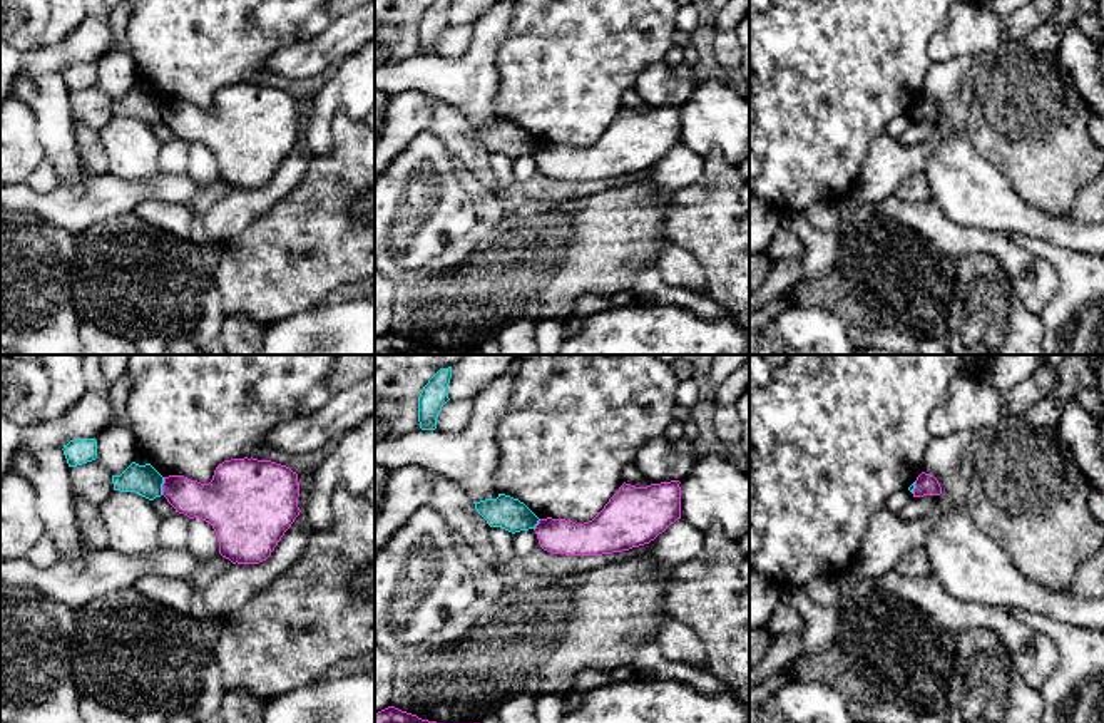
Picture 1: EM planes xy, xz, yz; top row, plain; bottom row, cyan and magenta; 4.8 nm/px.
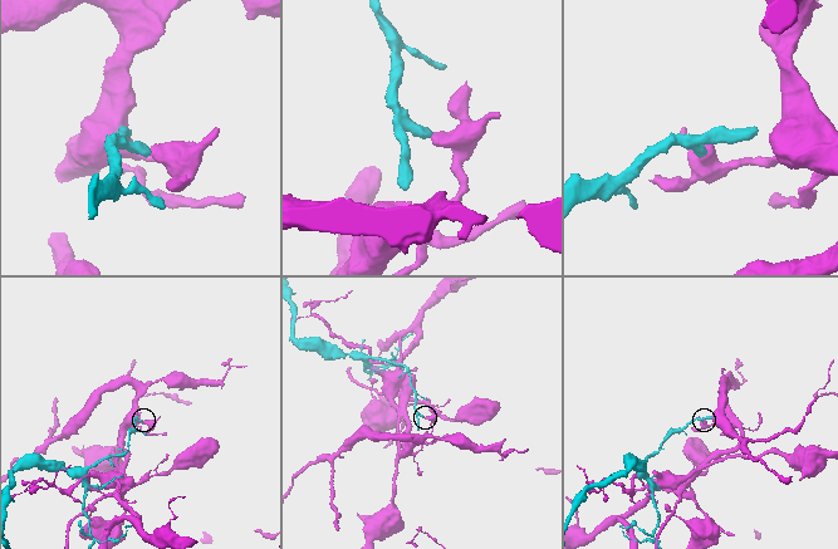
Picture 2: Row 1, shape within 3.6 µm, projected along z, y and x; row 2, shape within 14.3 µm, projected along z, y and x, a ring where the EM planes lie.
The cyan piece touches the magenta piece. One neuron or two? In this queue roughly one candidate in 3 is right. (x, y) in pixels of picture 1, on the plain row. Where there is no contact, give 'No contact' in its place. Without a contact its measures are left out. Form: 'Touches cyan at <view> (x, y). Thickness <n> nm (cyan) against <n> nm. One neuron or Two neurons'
Touches cyan at xy (161, 111). Thickness 150 nm (cyan) against 180 nm. Two neurons

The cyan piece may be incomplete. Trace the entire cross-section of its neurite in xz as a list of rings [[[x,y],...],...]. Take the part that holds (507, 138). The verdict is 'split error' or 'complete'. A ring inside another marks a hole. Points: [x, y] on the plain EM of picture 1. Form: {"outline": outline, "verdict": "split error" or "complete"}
{"outline": [[[505,119],[473,129],[490,152],[502,152],[512,159],[535,154],[540,146],[524,127]]], "verdict": "complete"}

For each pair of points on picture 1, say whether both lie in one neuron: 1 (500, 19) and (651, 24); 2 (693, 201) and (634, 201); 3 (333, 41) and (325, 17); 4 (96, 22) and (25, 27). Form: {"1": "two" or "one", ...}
{"1": "two", "2": "two", "3": "two", "4": "two"}

